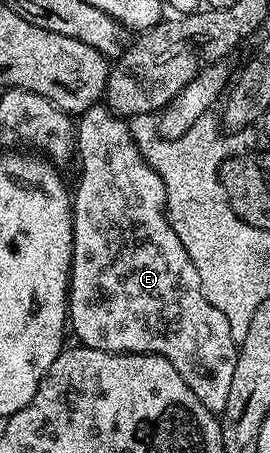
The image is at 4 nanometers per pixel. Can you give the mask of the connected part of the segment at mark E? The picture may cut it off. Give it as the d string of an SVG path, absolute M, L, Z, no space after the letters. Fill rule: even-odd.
M97 103L87 109L85 113L79 114L78 120L75 122L76 127L76 153L78 161L80 157L80 182L76 185L76 193L71 194L72 198L72 271L68 282L68 320L70 329L76 332L76 341L86 346L87 349L101 349L107 353L157 353L159 357L165 357L169 363L176 368L178 375L182 375L182 379L186 383L186 387L190 387L190 391L194 391L194 395L198 395L198 399L207 409L219 415L226 407L226 403L230 396L230 382L234 379L234 367L236 366L236 355L238 352L238 338L230 335L230 323L226 319L226 315L222 311L218 311L218 307L214 307L214 303L210 303L210 299L206 299L206 295L202 295L202 279L198 279L198 267L194 267L194 263L190 259L190 255L186 251L186 247L182 247L182 239L178 239L178 235L174 235L174 227L168 222L168 210L165 209L166 191L162 179L154 171L154 167L150 167L148 162L144 160L144 156L140 153L140 147L137 138L132 138L132 129L125 118L120 117L112 109L104 103Z

